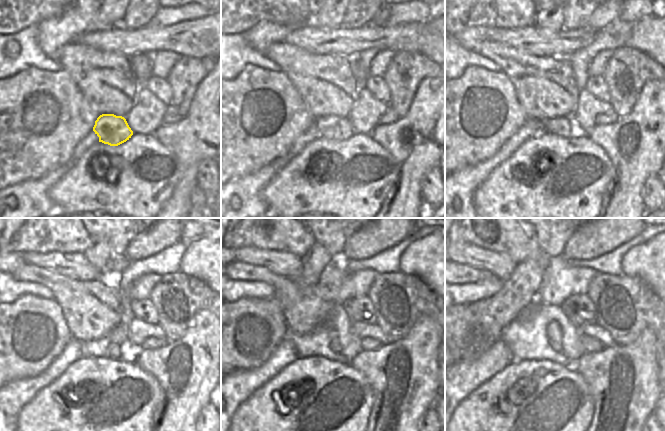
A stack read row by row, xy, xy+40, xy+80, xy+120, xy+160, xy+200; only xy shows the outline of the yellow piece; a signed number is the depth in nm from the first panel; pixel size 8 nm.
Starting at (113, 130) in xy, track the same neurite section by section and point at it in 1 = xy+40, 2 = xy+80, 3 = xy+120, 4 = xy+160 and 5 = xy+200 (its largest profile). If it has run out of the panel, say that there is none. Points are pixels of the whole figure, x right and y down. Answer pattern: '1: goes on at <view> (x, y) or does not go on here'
1: goes on at xy+40 (330, 127)
2: goes on at xy+80 (561, 126)
3: goes on at xy+120 (113, 350)
4: goes on at xy+160 (334, 343)
5: goes on at xy+200 (554, 335)

